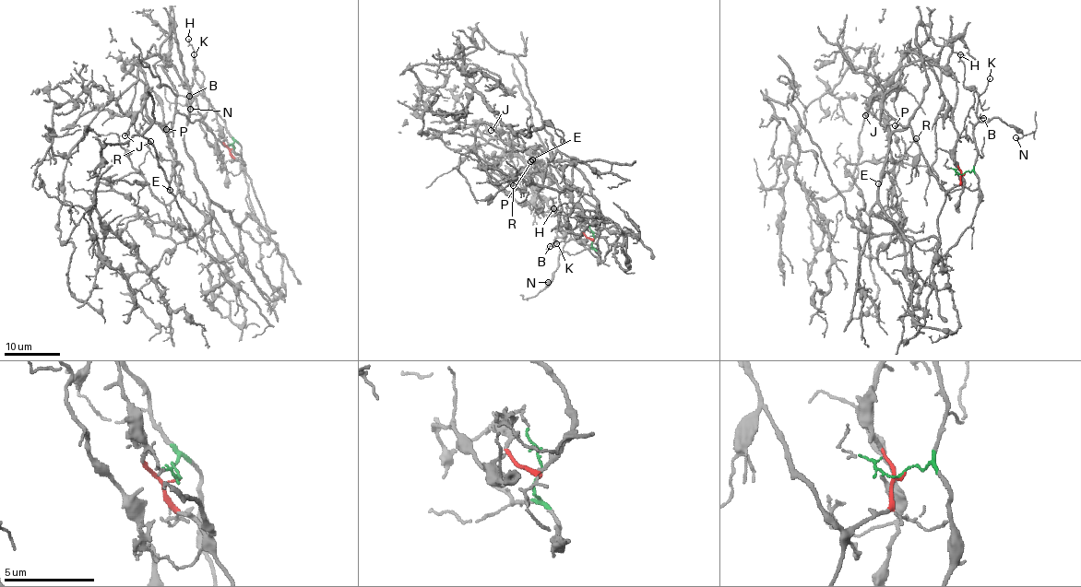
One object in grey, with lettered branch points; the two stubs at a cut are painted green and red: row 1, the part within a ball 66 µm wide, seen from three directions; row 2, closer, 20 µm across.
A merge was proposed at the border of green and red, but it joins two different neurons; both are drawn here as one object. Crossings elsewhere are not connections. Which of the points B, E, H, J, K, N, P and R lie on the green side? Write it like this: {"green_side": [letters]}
{"green_side": ["B", "H", "K", "N"]}

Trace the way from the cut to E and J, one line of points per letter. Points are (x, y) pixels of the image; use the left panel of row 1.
E: (234, 146), (230, 153), (243, 164), (198, 121), (192, 123), (177, 113), (167, 133), (176, 157), (170, 191)
J: (234, 146), (230, 153), (243, 164), (198, 121), (178, 112), (164, 130), (143, 107), (124, 135)

